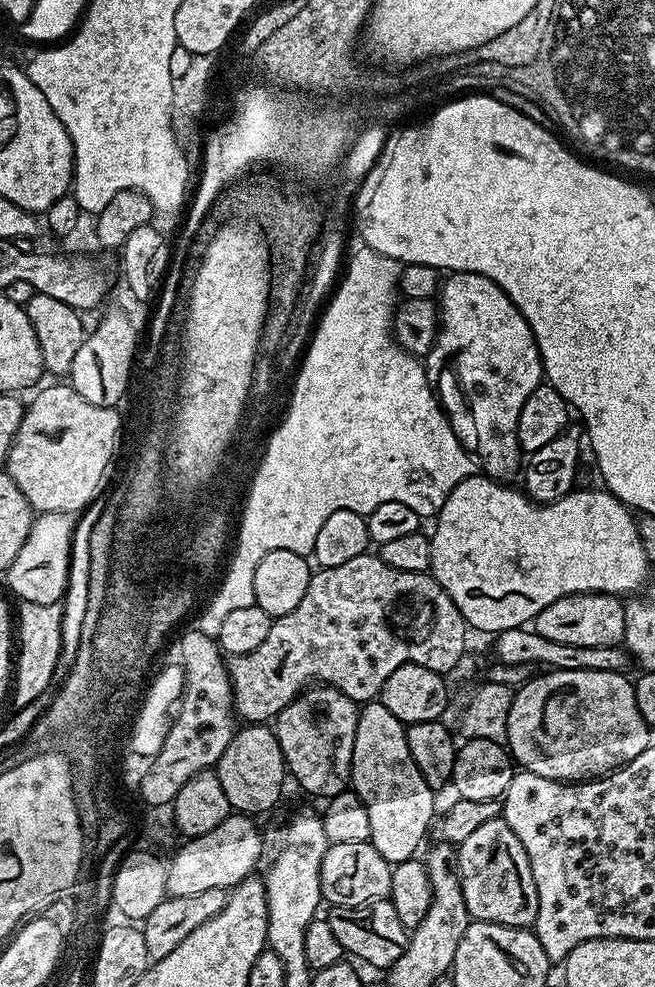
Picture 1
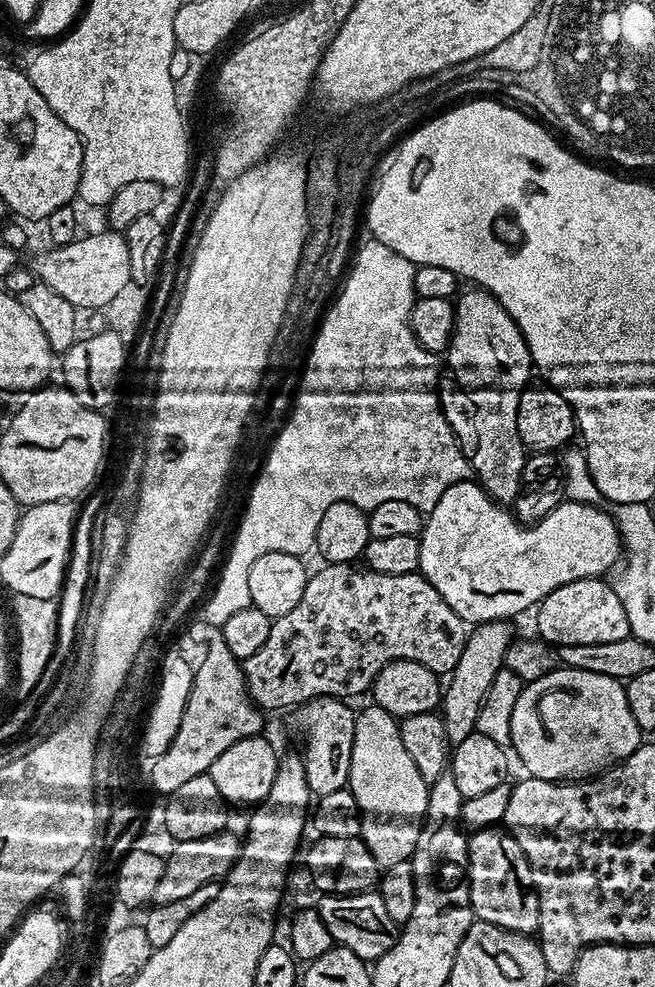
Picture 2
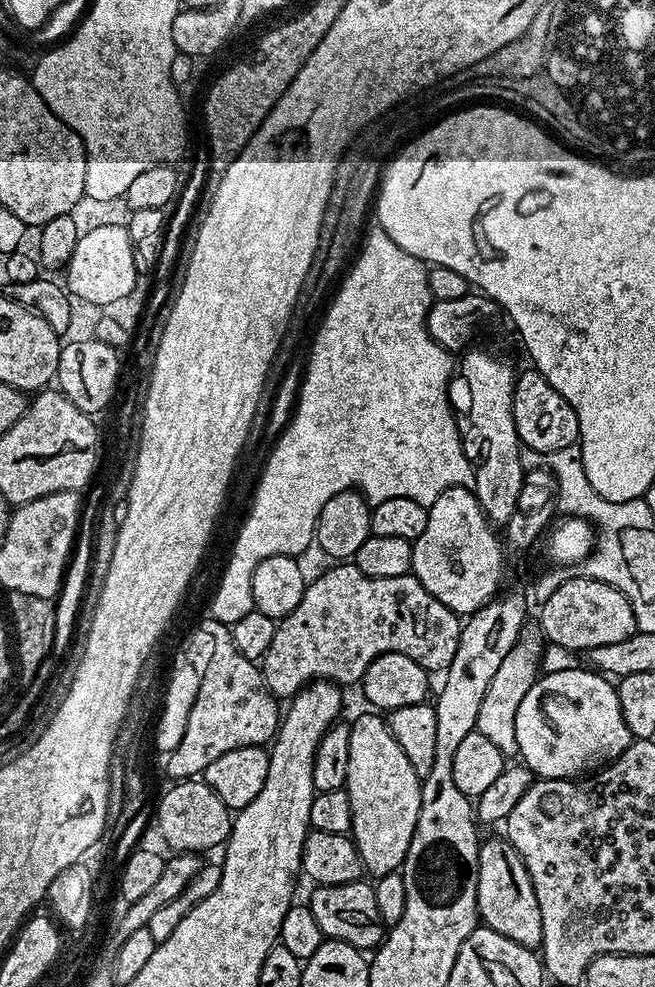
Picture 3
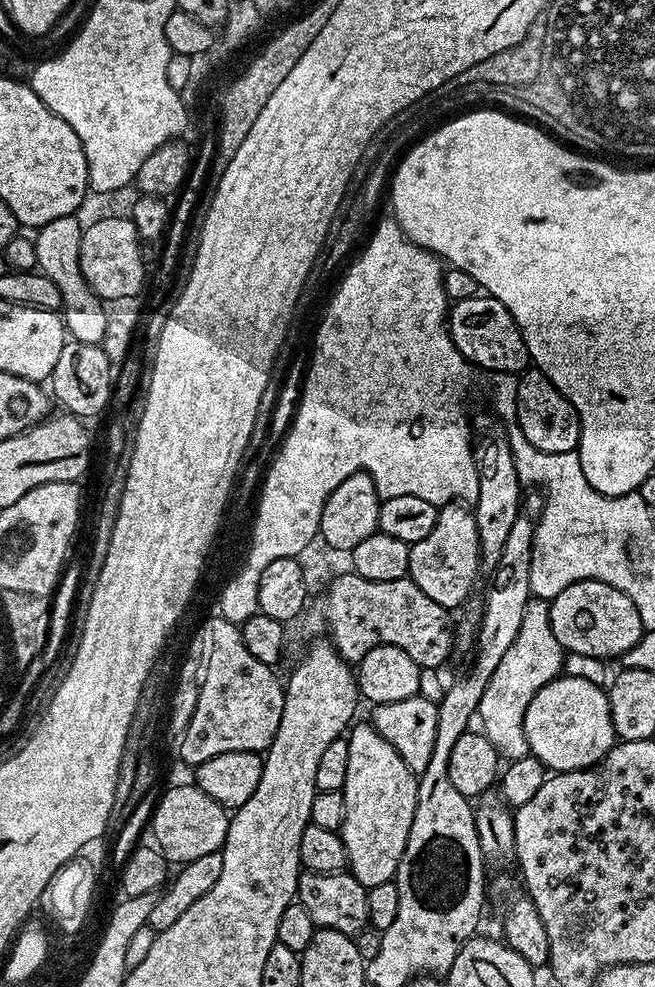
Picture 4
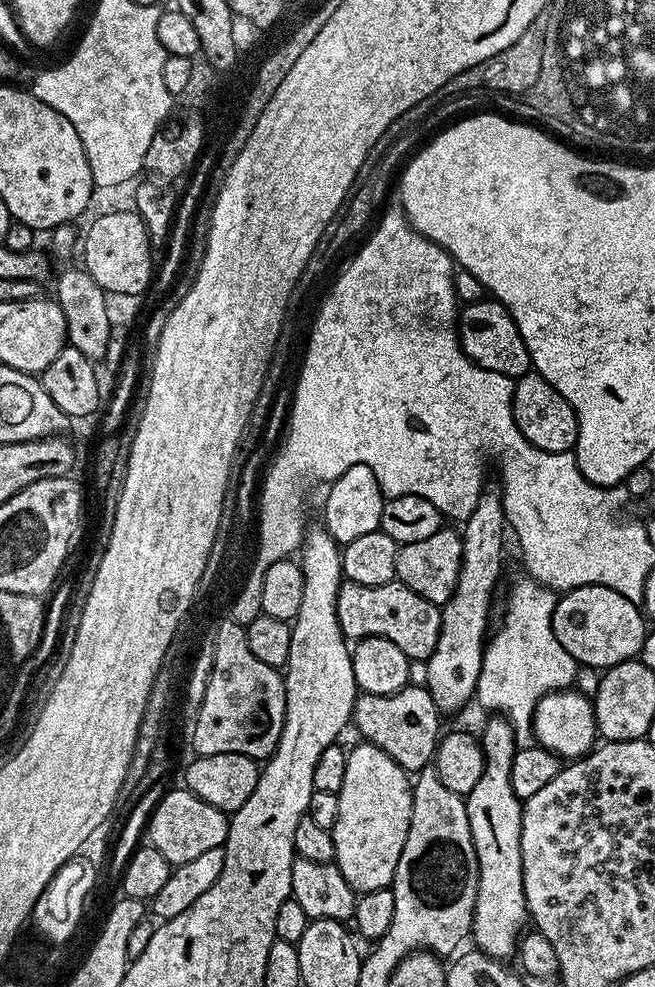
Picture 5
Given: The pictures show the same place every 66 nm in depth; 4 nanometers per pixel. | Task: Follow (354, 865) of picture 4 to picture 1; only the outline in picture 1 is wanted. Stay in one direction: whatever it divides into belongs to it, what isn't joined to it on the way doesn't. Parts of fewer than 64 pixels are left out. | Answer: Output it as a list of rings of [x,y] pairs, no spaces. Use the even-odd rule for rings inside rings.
[[[369,702],[360,708],[358,730],[354,734],[350,784],[366,806],[366,815],[370,818],[370,840],[374,850],[378,850],[378,854],[382,854],[382,858],[386,858],[386,862],[391,865],[406,862],[419,853],[416,851],[419,850],[424,835],[427,832],[429,834],[433,827],[434,817],[437,815],[437,793],[426,782],[426,778],[422,778],[422,774],[410,754],[410,746],[406,742],[407,733],[406,725],[398,718],[394,718],[394,714],[390,714],[390,710],[386,710],[384,704]]]

